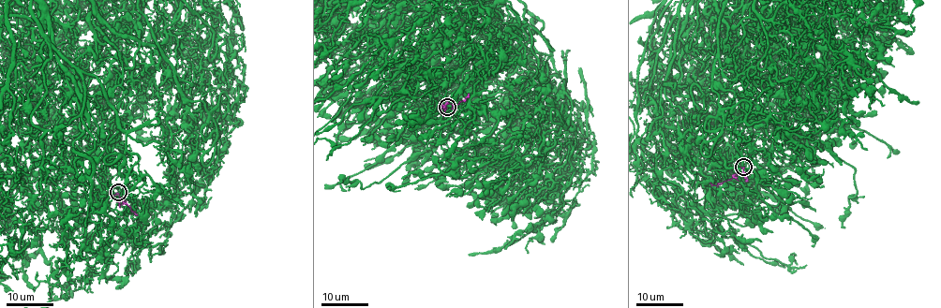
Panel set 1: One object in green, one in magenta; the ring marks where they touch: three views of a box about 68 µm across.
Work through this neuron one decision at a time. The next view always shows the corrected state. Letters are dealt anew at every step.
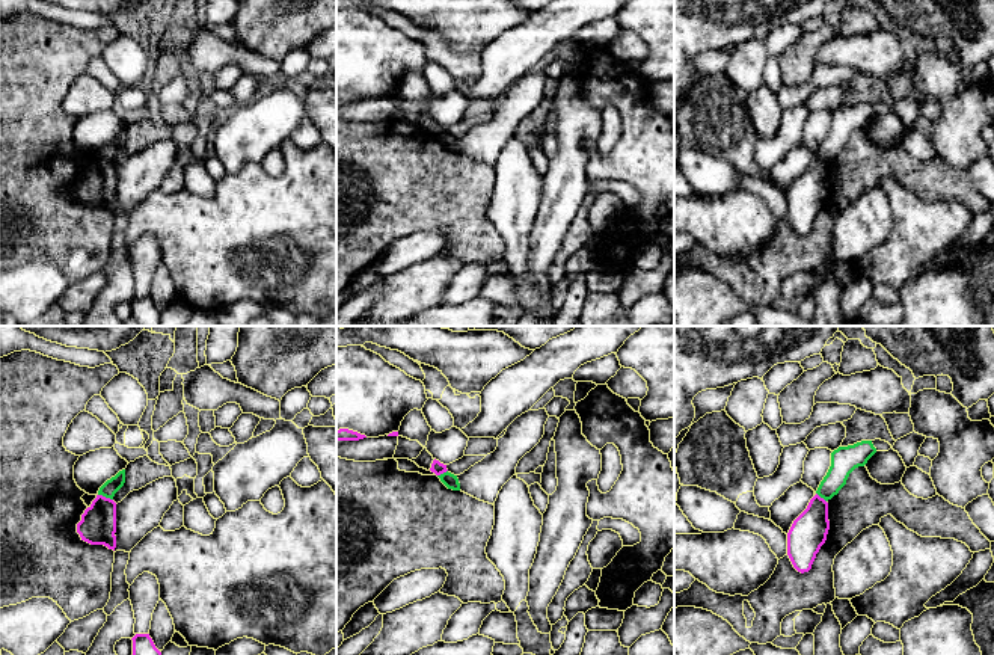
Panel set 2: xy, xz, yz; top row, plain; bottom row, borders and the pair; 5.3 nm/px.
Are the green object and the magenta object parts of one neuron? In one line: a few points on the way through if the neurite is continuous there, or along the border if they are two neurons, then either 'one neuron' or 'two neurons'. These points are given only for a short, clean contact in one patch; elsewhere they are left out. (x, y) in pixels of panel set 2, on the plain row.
along xy (98, 156), (112, 162) | two neurons

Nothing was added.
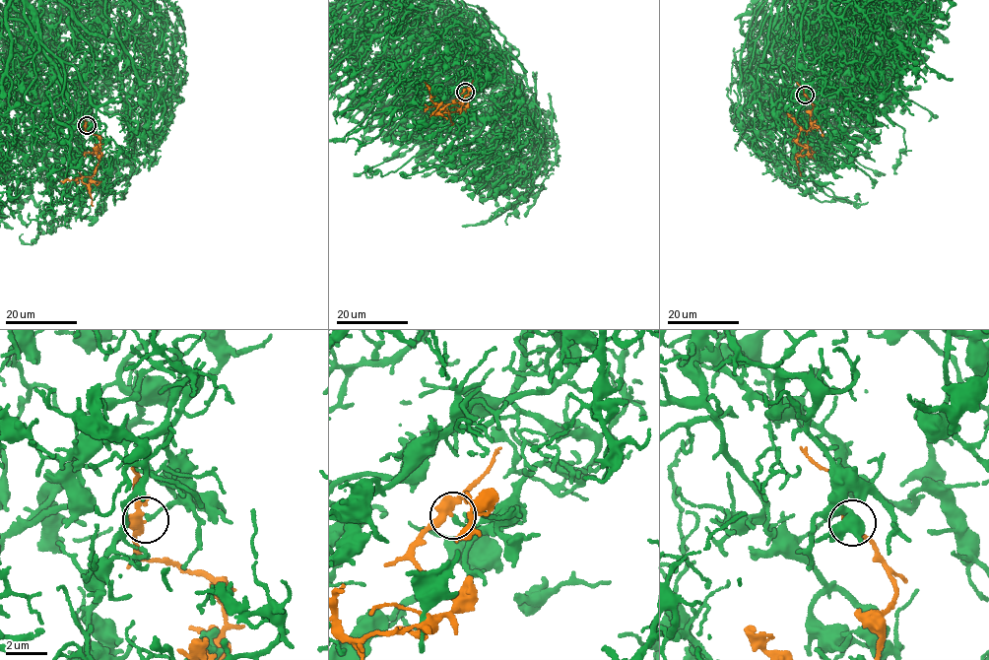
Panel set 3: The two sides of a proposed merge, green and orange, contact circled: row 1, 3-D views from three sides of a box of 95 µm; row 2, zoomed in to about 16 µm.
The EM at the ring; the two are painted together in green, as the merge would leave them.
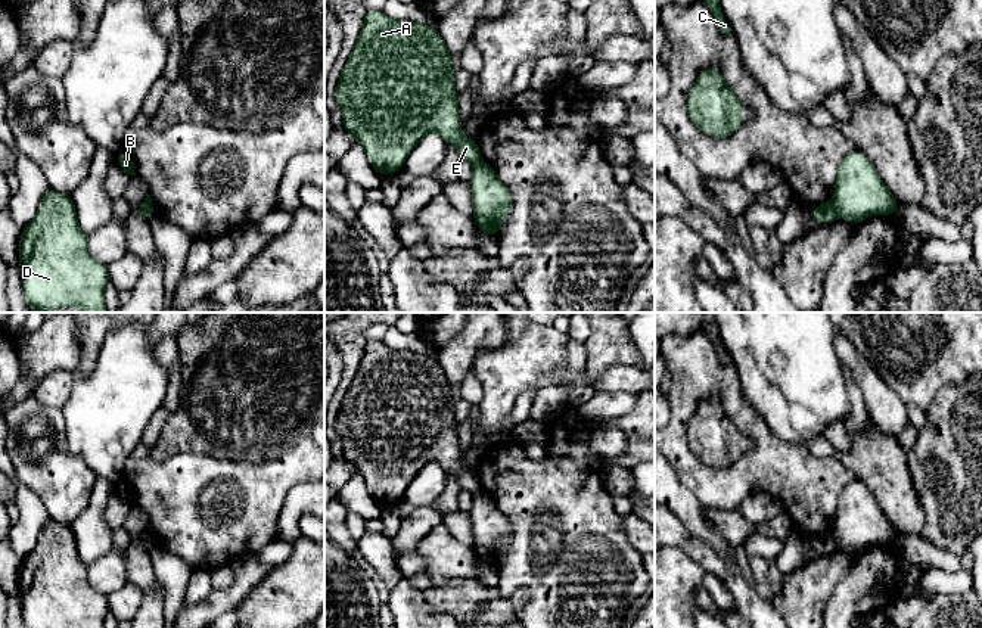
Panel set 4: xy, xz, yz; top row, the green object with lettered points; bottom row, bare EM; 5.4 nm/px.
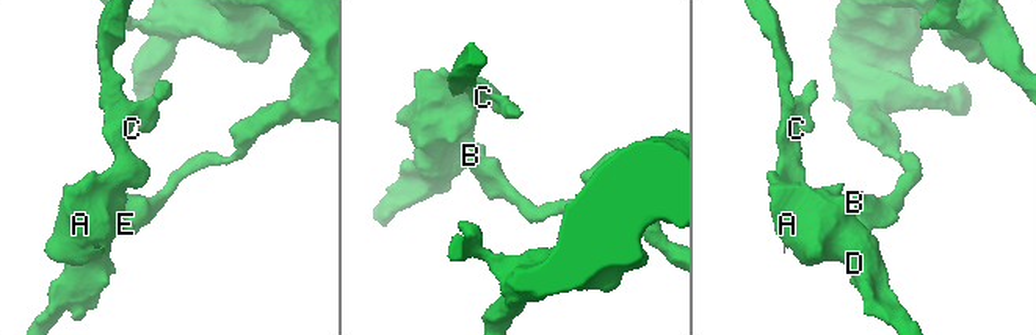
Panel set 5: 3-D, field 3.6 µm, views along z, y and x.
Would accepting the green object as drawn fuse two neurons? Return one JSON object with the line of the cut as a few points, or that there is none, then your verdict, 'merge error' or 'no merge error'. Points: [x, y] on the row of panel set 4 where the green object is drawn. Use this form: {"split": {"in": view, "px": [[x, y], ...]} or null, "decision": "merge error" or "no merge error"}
{"split": {"in": "yz", "px": [[830, 202], [836, 214]]}, "decision": "merge error"}

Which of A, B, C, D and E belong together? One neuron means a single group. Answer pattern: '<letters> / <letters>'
A C D E / B

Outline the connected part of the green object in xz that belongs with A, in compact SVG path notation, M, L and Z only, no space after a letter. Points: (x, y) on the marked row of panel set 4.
M367 9L333 96L344 114L342 128L364 147L380 175L398 172L414 146L429 133L438 133L445 144L456 144L462 159L472 164L481 161L478 143L460 130L454 74L451 55L438 29Z

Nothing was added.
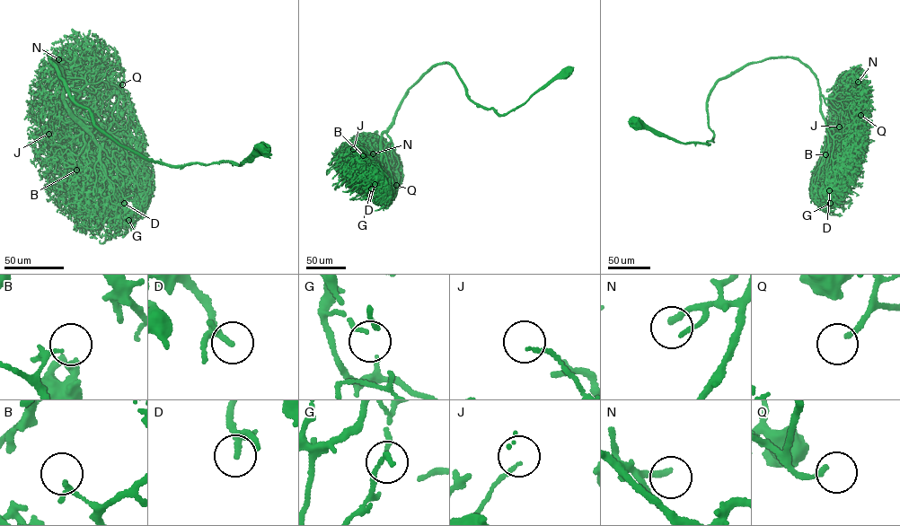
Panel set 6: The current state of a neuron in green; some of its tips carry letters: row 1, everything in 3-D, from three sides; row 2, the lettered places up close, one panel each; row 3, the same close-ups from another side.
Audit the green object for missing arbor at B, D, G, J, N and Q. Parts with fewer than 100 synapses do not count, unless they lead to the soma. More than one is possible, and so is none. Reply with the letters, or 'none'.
D, Q

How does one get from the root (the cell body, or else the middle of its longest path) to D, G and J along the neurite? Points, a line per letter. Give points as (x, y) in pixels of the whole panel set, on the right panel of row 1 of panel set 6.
D: (636, 122), (708, 144), (715, 83), (750, 64), (793, 57), (817, 81), (828, 144), (819, 174), (829, 190)
G: (636, 122), (708, 144), (715, 83), (769, 58), (800, 60), (819, 91), (828, 144), (815, 186), (830, 203)
J: (636, 122), (708, 144), (715, 83), (750, 64), (789, 57), (817, 80), (827, 129), (839, 127)

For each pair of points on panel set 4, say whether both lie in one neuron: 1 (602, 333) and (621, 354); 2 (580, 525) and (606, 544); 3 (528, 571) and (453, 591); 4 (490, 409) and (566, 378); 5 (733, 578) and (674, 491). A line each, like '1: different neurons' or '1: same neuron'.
1: same neuron
2: same neuron
3: different neurons
4: same neuron
5: same neuron

